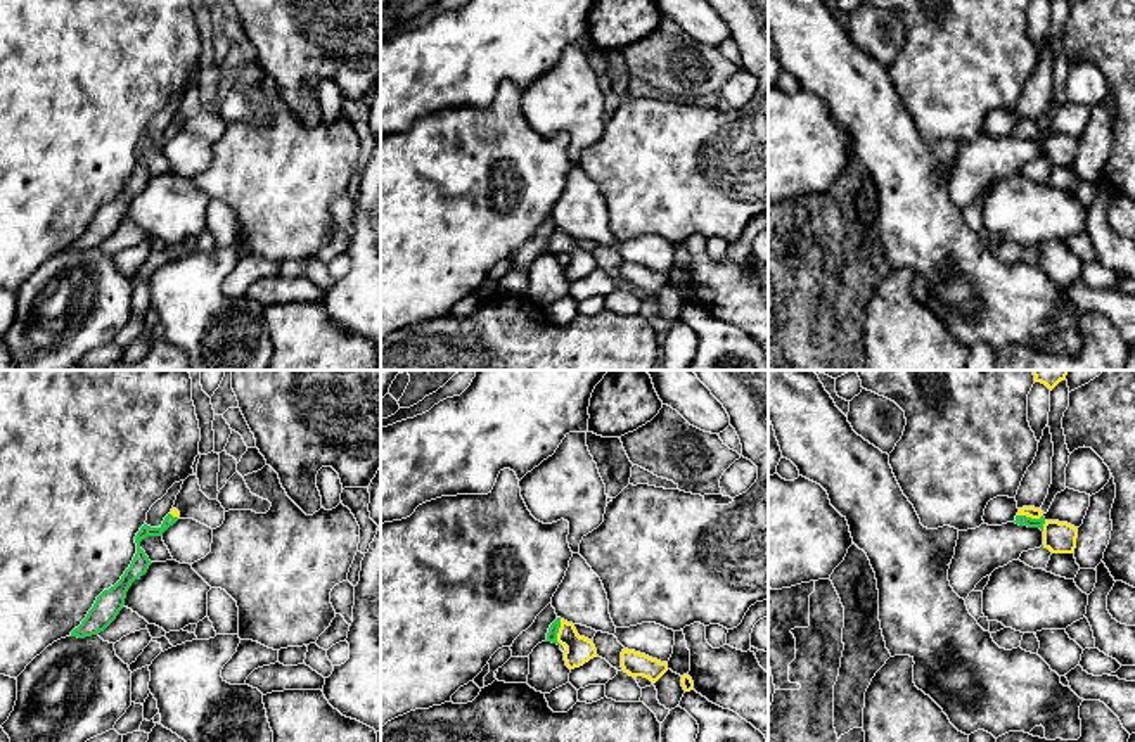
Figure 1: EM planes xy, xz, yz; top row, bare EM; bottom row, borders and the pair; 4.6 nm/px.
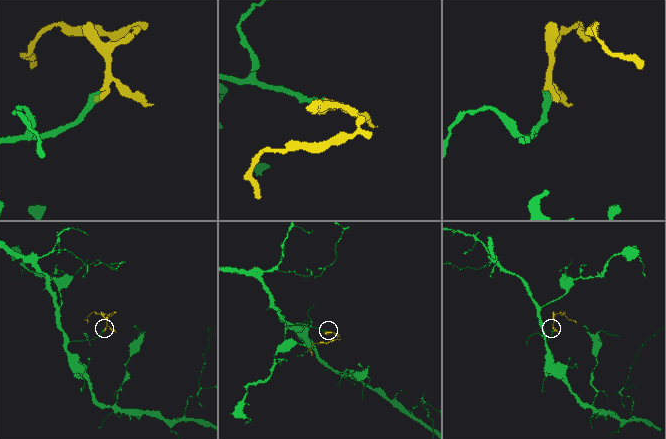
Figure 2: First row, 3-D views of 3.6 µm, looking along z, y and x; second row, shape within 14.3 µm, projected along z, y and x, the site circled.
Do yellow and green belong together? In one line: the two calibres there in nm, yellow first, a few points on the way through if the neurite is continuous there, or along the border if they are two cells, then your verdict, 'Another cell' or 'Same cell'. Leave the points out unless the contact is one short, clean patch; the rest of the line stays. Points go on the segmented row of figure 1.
Thickness 130 nm (yellow) against 50 nm. Path across: xz (578, 649), (559, 632), (554, 628). Same cell

